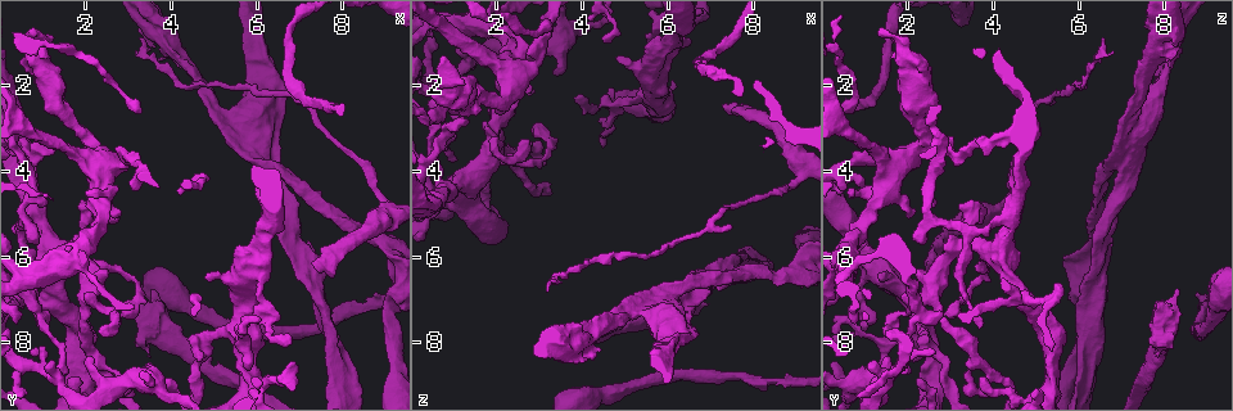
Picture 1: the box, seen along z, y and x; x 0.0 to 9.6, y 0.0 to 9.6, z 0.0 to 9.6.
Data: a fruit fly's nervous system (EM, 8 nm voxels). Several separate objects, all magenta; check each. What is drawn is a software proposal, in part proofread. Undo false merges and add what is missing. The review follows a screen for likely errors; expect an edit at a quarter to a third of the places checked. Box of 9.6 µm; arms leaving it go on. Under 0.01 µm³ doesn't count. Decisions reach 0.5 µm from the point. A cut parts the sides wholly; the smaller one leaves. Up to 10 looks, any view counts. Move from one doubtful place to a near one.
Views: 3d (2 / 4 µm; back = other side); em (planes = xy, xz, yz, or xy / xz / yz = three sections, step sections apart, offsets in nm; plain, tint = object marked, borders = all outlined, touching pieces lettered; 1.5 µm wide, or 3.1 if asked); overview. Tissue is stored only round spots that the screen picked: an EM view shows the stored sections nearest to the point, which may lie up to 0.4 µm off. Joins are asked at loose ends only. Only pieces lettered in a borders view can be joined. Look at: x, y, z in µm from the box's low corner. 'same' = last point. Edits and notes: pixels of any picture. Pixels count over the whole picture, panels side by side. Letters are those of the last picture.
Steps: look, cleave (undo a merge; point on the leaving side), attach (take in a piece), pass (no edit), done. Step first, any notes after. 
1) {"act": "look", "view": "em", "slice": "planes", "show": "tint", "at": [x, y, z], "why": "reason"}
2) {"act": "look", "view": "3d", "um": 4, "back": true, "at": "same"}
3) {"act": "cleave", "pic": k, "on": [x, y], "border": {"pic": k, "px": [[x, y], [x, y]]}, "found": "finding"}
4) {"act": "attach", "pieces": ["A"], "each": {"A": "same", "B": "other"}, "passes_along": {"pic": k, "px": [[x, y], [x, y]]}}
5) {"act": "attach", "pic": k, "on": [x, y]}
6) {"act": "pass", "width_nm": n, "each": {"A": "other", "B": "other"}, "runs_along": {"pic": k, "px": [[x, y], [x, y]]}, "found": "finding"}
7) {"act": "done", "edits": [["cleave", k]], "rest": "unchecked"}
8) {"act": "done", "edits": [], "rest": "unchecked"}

{"act": "look", "view": "em", "slice": "planes", "show": "borders", "at": [3.55, 6.70, 8.35], "why": "branch stops here"}

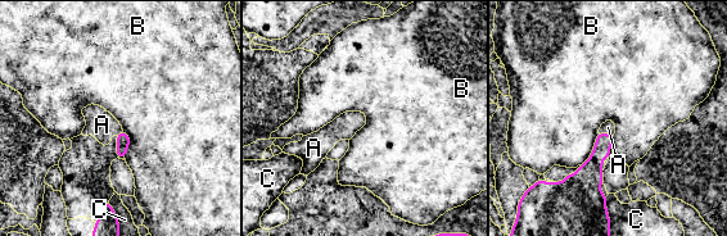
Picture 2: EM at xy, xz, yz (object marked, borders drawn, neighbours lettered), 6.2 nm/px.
{"act": "attach", "pieces": ["A"], "each": {"A": "same", "B": "other", "C": "other"}, "found": "the neuron continues"}

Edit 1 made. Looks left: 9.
{"act": "look", "view": "overview"}

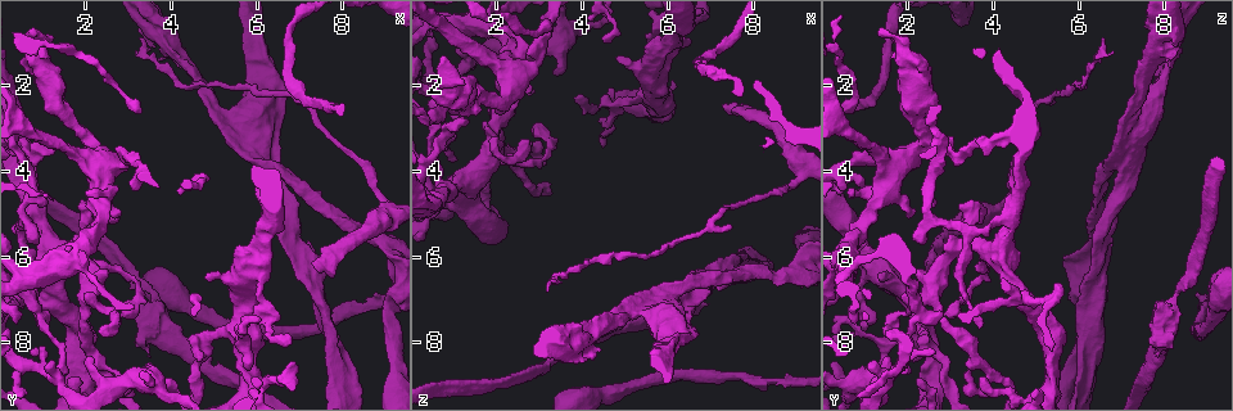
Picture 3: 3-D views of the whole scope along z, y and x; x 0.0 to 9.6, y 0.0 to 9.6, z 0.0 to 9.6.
{"act": "look", "view": "3d", "um": 4, "at": [2.10, 8.35, 1.60], "why": "branch stops here"}

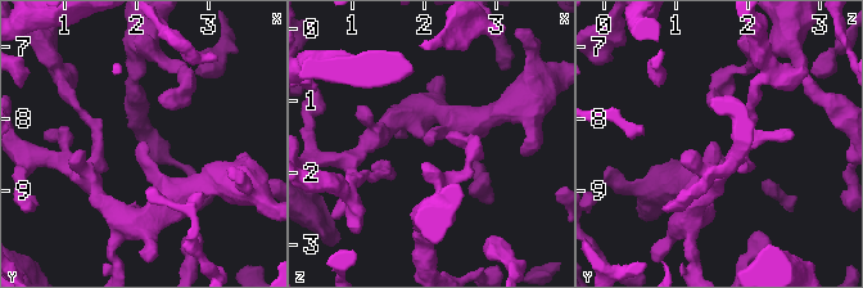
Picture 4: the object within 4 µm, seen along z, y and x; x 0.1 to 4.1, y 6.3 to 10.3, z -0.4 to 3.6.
{"act": "look", "view": "em", "slice": "planes", "show": "borders", "at": [2.15, 8.35, 1.55]}

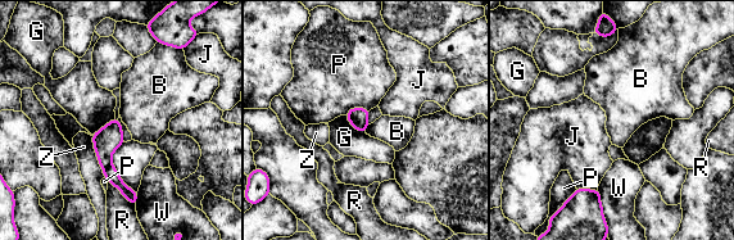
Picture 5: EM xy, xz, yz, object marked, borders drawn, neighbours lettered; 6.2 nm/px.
{"act": "pass", "width_nm": 130, "each": {"B": "other", "G": "other", "J": "other", "P": "other", "R": "other", "W": "other", "Z": "other"}, "found": "no lettered piece goes on from it"}

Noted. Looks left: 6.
{"act": "look", "view": "3d", "um": 4, "at": [4.85, 6.55, 1.30], "why": "free end"}

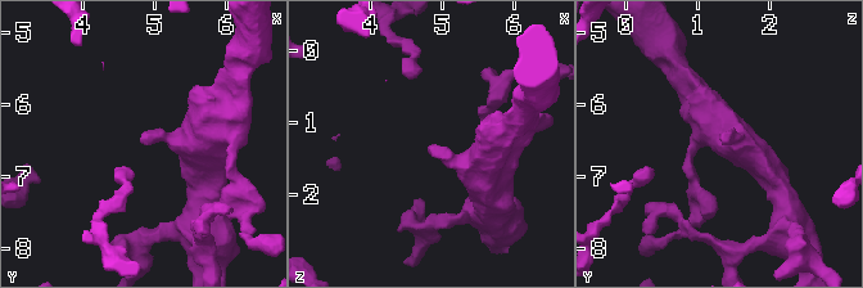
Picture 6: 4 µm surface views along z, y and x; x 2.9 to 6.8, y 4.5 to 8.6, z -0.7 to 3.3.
{"act": "look", "view": "em", "slice": "planes", "show": "tint", "at": [4.85, 6.50, 1.30]}

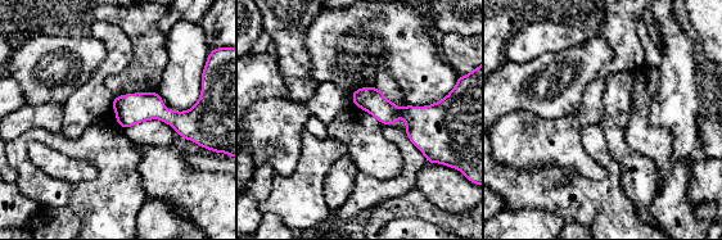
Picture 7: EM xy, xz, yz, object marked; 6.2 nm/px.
{"act": "look", "view": "em", "slice": "planes", "show": "borders", "at": "same"}

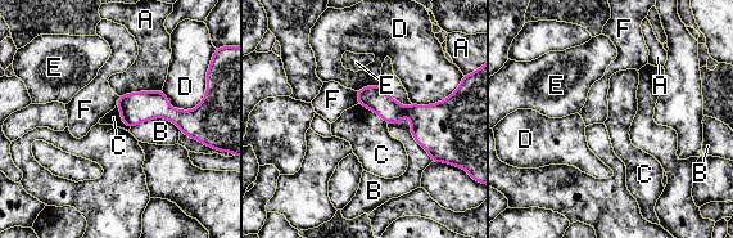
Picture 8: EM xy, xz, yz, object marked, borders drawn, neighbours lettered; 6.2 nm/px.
{"act": "pass", "each": {"A": "other", "B": "other", "C": "other", "D": "other", "E": "other", "F": "other"}, "border": {"pic": 8, "px": [[162, 90], [175, 108], [202, 102]]}, "found": "no lettered piece goes on from it"}

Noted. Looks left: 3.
{"act": "look", "view": "3d", "um": 2, "at": [1.10, 7.35, 2.80], "why": "branch stops here"}

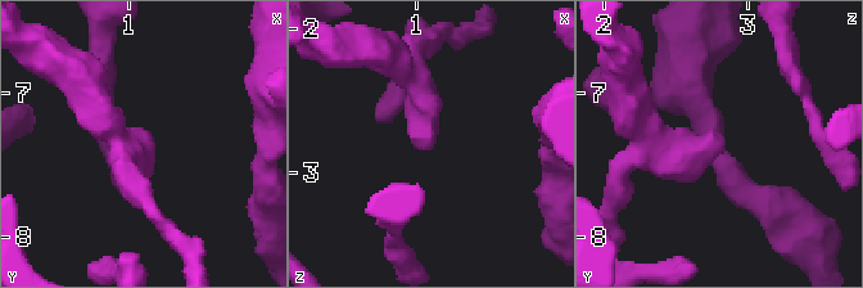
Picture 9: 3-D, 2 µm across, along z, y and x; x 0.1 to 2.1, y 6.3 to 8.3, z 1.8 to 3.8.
{"act": "look", "view": "em", "um": 3.1, "slice": "planes", "show": "borders", "at": [1.12, 7.32, 2.80], "why": "need the tissue"}

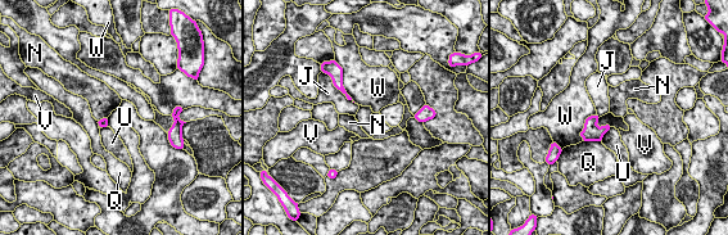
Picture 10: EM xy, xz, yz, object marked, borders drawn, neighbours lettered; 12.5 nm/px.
{"act": "pass", "each": {"J": "other", "N": "other", "Q": "other", "U": "other", "V": "other", "W": "other"}, "found": "no lettered piece goes on from it"}

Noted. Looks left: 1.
{"act": "done", "edits": [["attach", 2]], "rest": "unchecked"}

